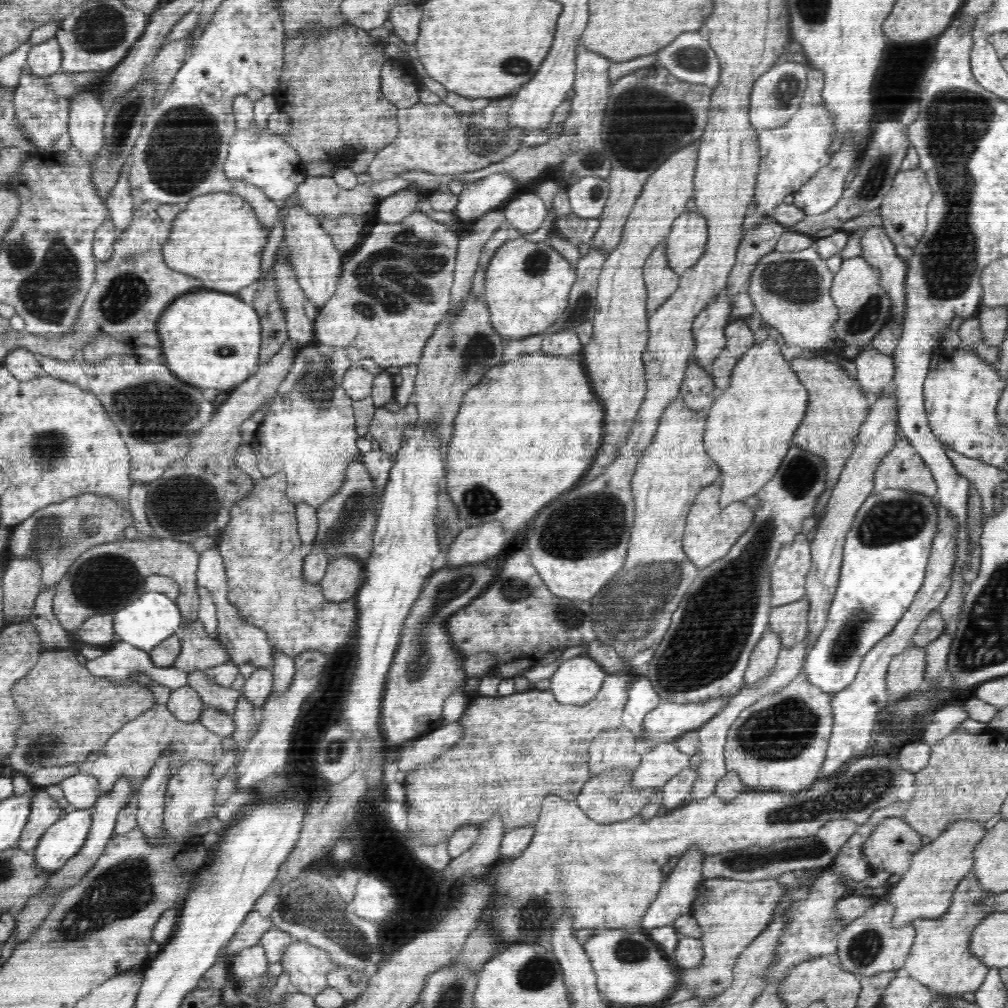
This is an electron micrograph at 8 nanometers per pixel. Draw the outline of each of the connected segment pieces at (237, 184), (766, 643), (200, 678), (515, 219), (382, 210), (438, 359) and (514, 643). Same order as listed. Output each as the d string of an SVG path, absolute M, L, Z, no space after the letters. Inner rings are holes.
M232 179L229 184L232 184L232 189L236 194L251 203L258 219L268 227L269 232L278 220L278 212L282 206L282 201L268 198L260 187L252 182L247 182L246 179Z
M771 628L766 631L750 654L750 664L744 674L745 686L754 686L760 682L760 678L766 678L774 670L778 654L783 648L778 635Z
M193 670L187 672L187 685L191 686L202 699L206 707L212 707L228 714L236 708L237 701L242 697L242 691L237 691L223 686L216 685L215 682L204 673L203 670Z
M522 193L504 209L507 226L519 232L536 232L548 214L545 202L536 193Z
M416 189L398 190L394 194L380 199L376 205L376 221L398 223L416 210L416 204L422 196Z
M472 294L464 300L459 313L454 315L450 311L451 308L423 348L423 356L417 365L412 396L419 412L418 428L421 432L435 434L441 456L444 457L455 430L455 418L464 395L482 382L488 370L502 363L505 343L492 326L486 303L476 301Z
M516 548L516 554L506 554L504 558L506 564L500 568L498 576L494 582L488 585L488 588L472 599L466 606L463 606L458 612L455 612L447 621L446 631L451 636L451 645L454 645L453 651L462 658L476 656L476 654L492 653L495 658L495 664L490 672L501 673L504 677L514 677L531 667L546 654L548 651L556 651L562 647L573 647L577 645L590 645L588 652L590 657L600 663L607 674L616 674L618 671L625 671L629 666L618 656L612 647L600 647L597 642L594 627L594 619L591 614L591 602L582 600L569 600L569 598L560 598L544 585L538 572L532 567L531 557L524 551Z

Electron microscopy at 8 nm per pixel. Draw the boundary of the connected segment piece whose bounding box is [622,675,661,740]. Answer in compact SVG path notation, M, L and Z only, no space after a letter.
M638 675L631 682L627 692L627 701L623 708L623 726L634 732L637 740L641 738L642 723L648 712L654 710L661 702L648 677Z

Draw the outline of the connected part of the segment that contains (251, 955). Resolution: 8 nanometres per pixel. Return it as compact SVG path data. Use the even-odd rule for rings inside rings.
M260 942L256 946L245 948L243 951L235 954L231 958L230 963L232 965L232 974L234 974L234 979L231 980L233 982L236 980L250 980L250 978L260 977L260 974L264 974L268 970L269 965L264 947Z

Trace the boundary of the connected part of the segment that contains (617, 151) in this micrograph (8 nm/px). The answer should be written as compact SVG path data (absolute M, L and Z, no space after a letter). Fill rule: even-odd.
M658 64L625 74L611 86L601 132L601 143L612 166L611 172L607 176L610 194L603 213L599 216L600 226L592 238L593 246L597 250L607 252L608 255L616 250L631 208L635 205L636 199L642 193L643 186L651 174L655 173L678 149L698 143L706 124L708 124L712 94L713 90L708 86L683 82L672 75L667 68Z

